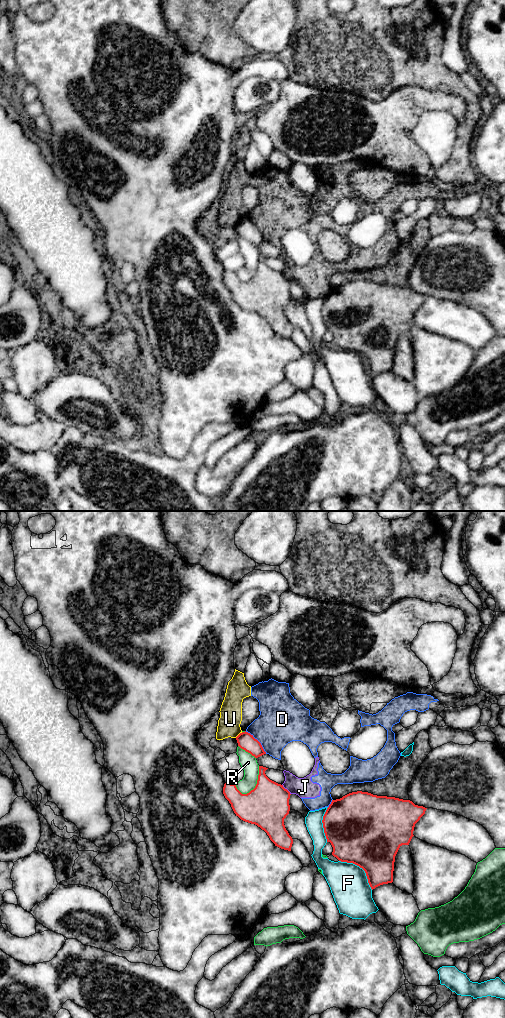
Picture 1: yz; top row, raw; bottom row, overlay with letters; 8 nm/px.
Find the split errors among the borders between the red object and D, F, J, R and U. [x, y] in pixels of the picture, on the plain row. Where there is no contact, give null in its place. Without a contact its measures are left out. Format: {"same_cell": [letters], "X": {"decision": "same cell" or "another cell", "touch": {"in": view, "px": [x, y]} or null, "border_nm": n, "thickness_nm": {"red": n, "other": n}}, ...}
{"same_cell": [], "D": {"decision": "another cell", "touch": {"in": "yz", "px": [258, 229]}, "border_nm": 260, "thickness_nm": {"red": 140, "other": 360}}, "F": {"decision": "another cell", "touch": {"in": "yz", "px": [361, 355]}, "border_nm": 360, "thickness_nm": {"red": 500, "other": 300}}, "J": {"decision": "another cell", "touch": {"in": "yz", "px": [286, 277]}, "border_nm": 110, "thickness_nm": {"red": 360, "other": 160}}, "R": {"decision": "another cell", "touch": {"in": "yz", "px": [257, 271]}, "border_nm": 280, "thickness_nm": {"red": 360, "other": 130}}, "U": {"decision": "another cell", "touch": {"in": "yz", "px": [239, 222]}, "border_nm": 80, "thickness_nm": {"red": 140, "other": 180}}}

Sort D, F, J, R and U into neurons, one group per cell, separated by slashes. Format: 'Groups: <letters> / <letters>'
Groups: D J U / F / R

